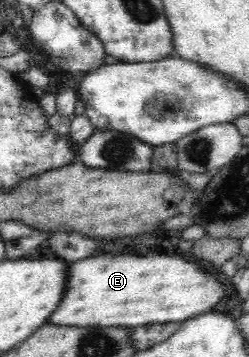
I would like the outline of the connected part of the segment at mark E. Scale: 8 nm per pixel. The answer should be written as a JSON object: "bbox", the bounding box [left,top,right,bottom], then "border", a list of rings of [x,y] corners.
{"bbox":[47,254,227,329],"border":[[[105,254],[105,256],[92,256],[83,258],[79,262],[67,262],[67,284],[65,284],[65,290],[63,290],[63,299],[59,300],[58,308],[49,315],[47,324],[54,324],[59,326],[72,326],[72,328],[128,328],[133,329],[135,327],[143,327],[147,324],[154,323],[184,323],[187,319],[193,318],[195,314],[201,314],[202,312],[210,311],[225,294],[227,294],[227,288],[225,284],[219,282],[219,278],[215,278],[213,274],[207,274],[207,270],[201,266],[201,264],[195,264],[193,260],[185,260],[183,256],[167,256],[167,254],[147,254],[147,256],[129,256],[129,254],[119,254],[117,260],[115,260],[115,254]]]}

